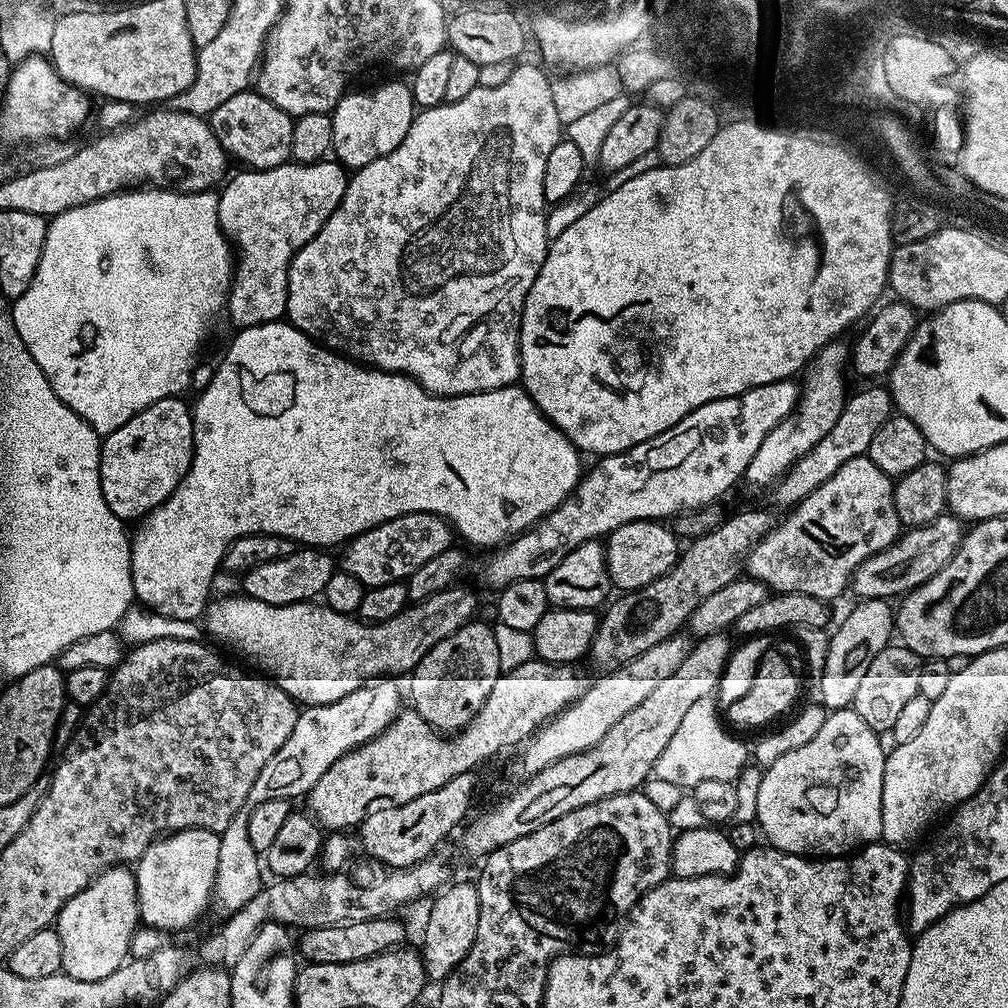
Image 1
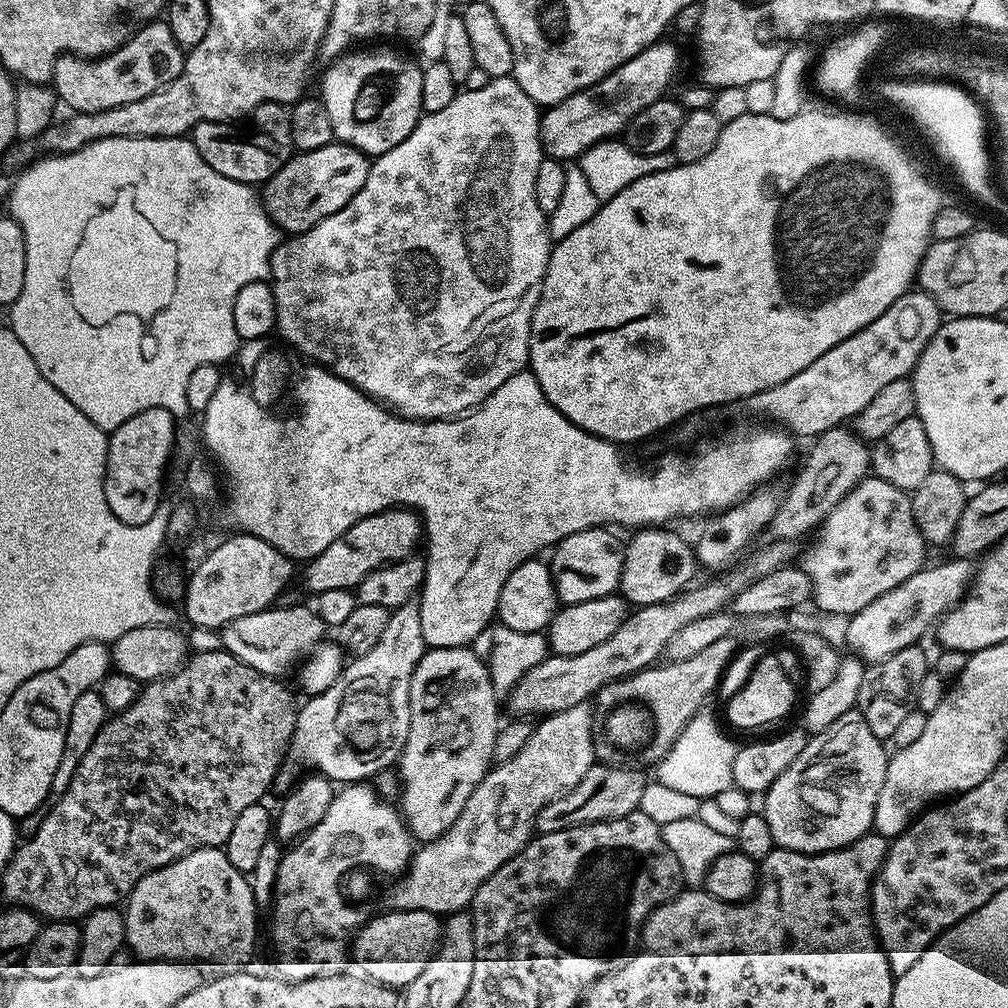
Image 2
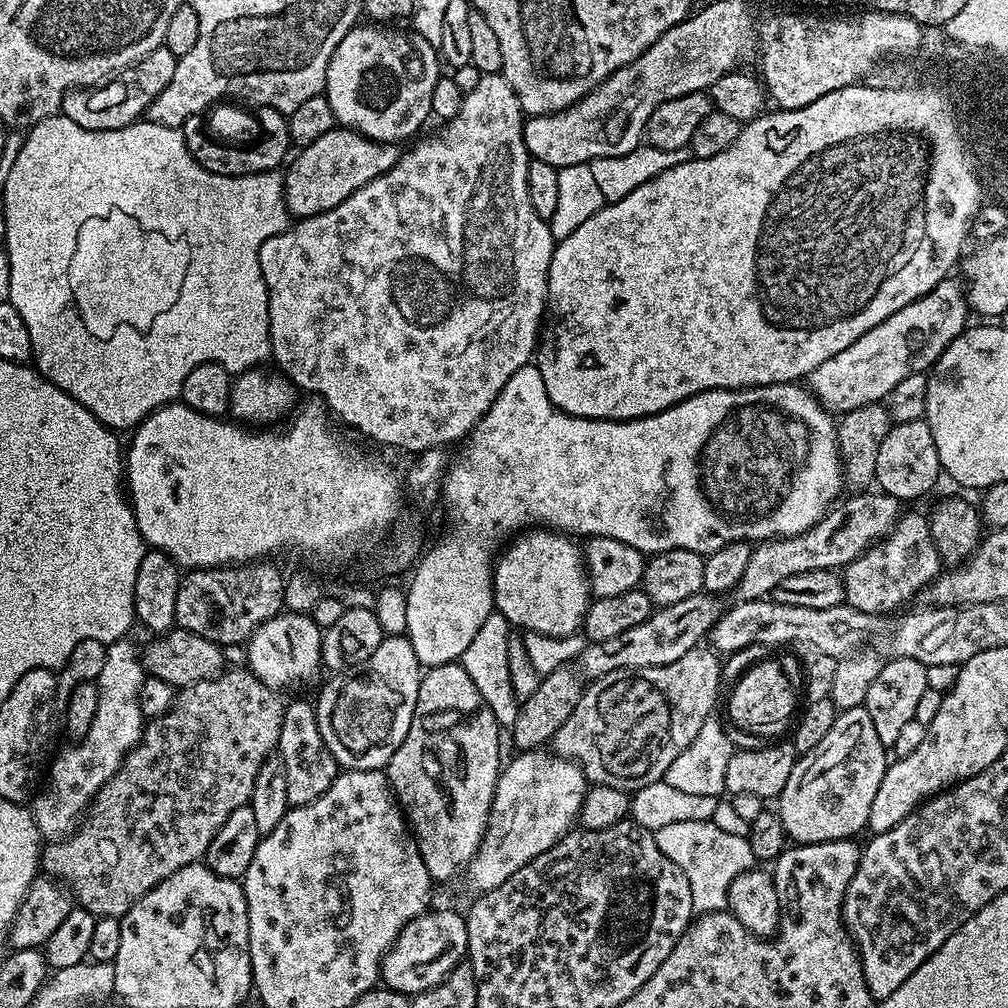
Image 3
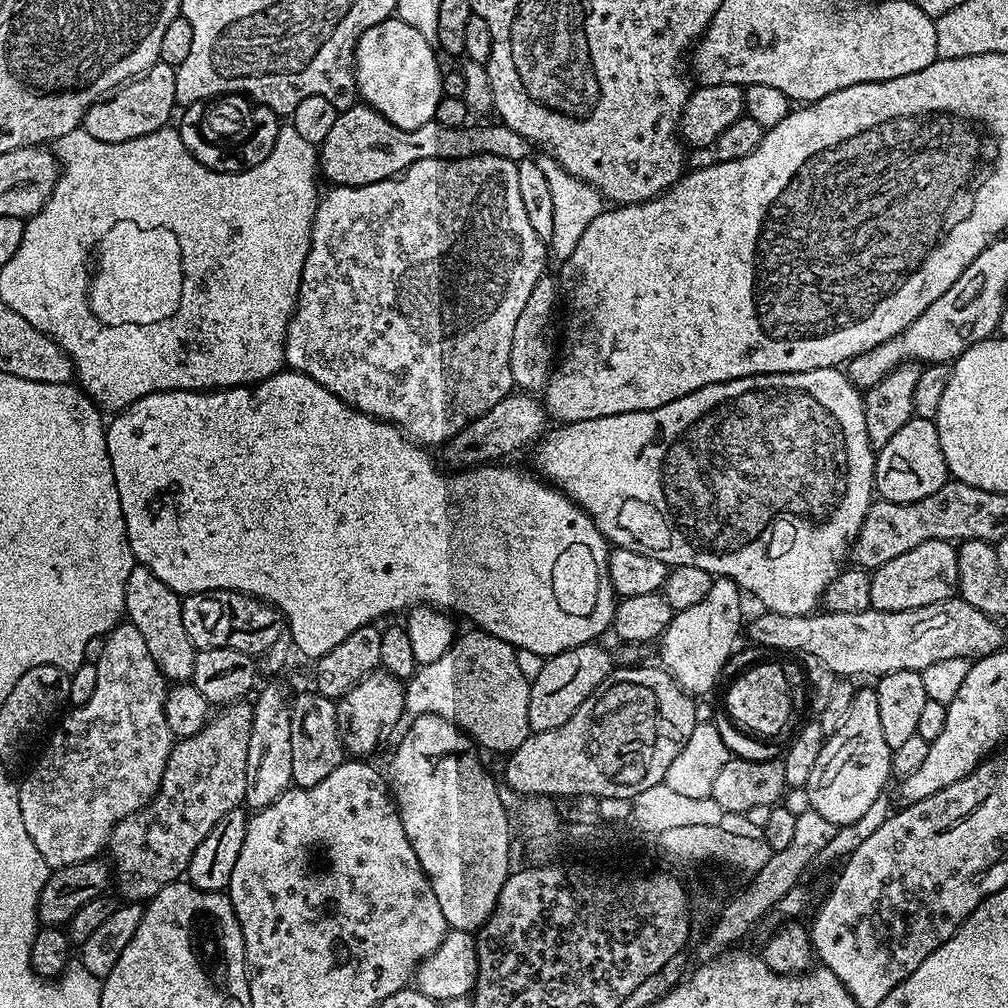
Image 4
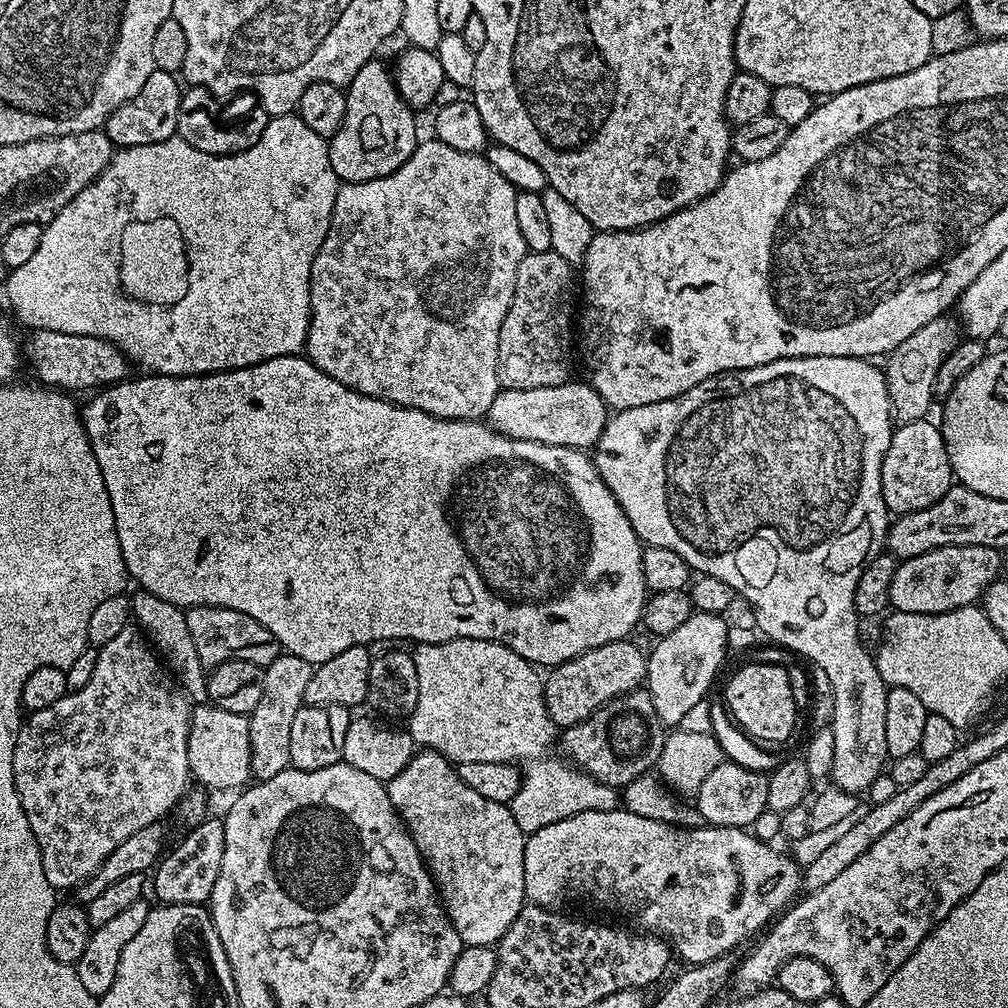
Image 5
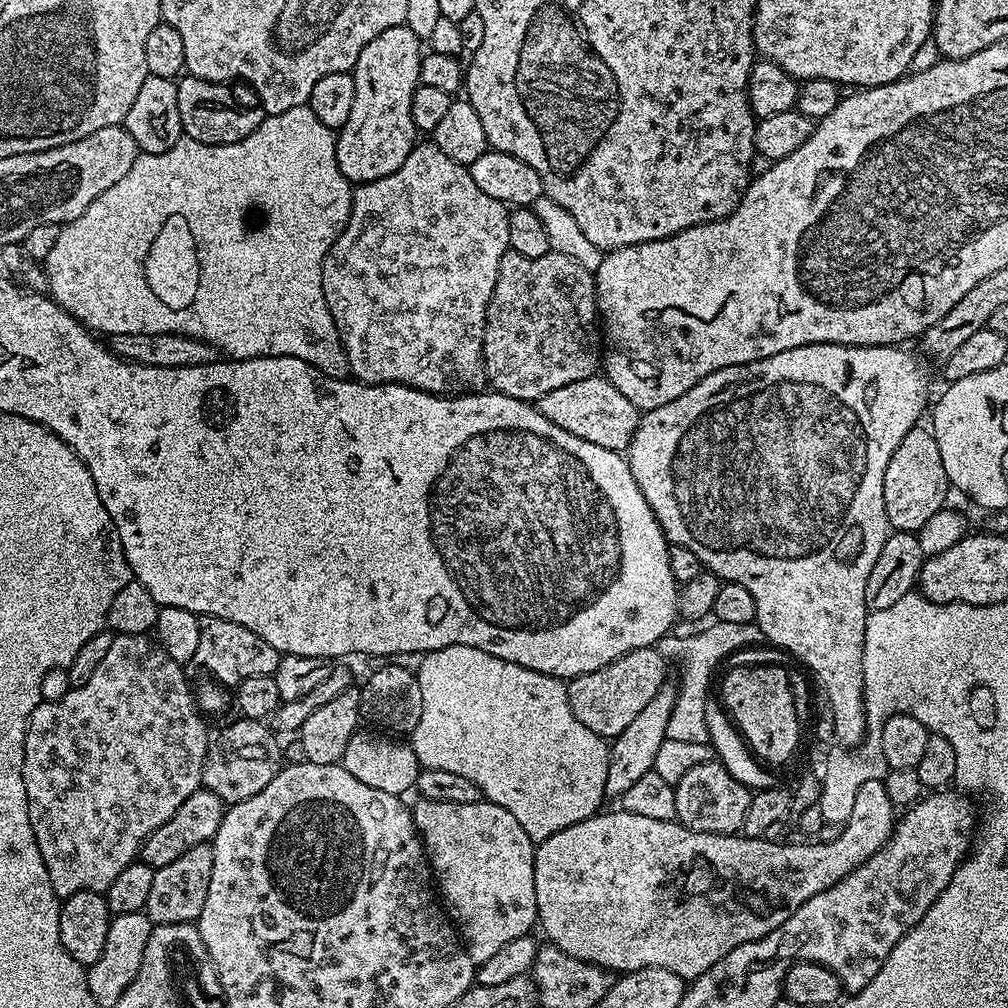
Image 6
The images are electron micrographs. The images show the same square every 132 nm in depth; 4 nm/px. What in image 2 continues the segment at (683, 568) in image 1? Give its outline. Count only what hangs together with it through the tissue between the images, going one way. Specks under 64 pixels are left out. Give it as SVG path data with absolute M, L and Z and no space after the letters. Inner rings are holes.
M841 426L826 430L822 435L815 437L811 444L812 449L809 450L808 457L805 458L804 465L800 468L800 473L792 480L792 489L784 492L784 500L778 506L778 514L774 514L774 518L768 523L766 536L769 541L799 541L800 536L806 535L805 537L807 537L809 534L815 533L822 521L830 514L830 510L834 510L834 506L838 506L838 502L842 502L842 498L846 498L846 494L850 494L850 490L854 490L854 486L858 486L858 482L869 475L869 445L861 440L851 427Z

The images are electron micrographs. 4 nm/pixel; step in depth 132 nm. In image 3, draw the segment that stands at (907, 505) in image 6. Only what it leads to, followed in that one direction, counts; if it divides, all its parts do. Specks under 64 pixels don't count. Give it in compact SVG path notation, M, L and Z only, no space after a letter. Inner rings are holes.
M915 420L914 422L893 423L892 428L886 434L886 442L882 442L882 450L878 450L878 466L876 467L875 483L879 491L887 492L889 496L895 496L901 502L916 500L924 496L936 484L936 479L941 479L942 469L938 450L934 446L934 434L930 434L928 421Z

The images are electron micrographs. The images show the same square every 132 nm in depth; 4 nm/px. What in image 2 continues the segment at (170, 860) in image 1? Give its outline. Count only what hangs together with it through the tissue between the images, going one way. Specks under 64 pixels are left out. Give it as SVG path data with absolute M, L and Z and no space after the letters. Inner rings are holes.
M223 847L218 848L196 848L192 852L187 852L182 858L178 858L174 862L170 862L166 866L161 868L155 868L153 872L147 872L141 880L134 886L134 890L126 897L126 905L128 904L128 909L123 909L122 915L124 917L124 939L126 941L127 947L132 947L134 951L137 952L139 959L143 960L179 960L181 962L205 962L204 960L213 960L216 964L230 964L226 966L240 966L243 960L248 960L252 956L252 951L256 948L256 911L258 911L258 905L254 894L252 893L252 886L249 877L243 872L239 872L237 868L230 862L230 858L226 858Z

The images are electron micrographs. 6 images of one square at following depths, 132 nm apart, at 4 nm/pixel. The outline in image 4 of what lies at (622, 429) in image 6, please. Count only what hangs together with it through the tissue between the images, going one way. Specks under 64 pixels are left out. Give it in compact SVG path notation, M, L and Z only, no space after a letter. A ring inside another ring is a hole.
M509 394L502 398L502 402L490 406L486 414L474 418L462 430L458 430L458 434L454 434L454 438L450 438L442 446L442 452L448 459L447 467L463 470L489 462L500 462L505 459L503 456L508 456L527 444L535 445L549 427L550 417L543 403L532 396L535 395Z

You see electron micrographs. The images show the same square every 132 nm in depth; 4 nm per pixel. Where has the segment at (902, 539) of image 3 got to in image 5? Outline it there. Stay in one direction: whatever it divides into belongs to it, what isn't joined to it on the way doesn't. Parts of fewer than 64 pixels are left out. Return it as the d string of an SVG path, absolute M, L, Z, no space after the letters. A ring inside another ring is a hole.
M955 544L954 546L935 548L909 560L900 560L894 570L894 578L890 581L889 605L897 612L909 612L923 616L936 616L940 612L949 612L955 608L967 608L975 605L983 597L988 587L1001 575L1000 556L1001 553L994 548L977 544L960 548Z

